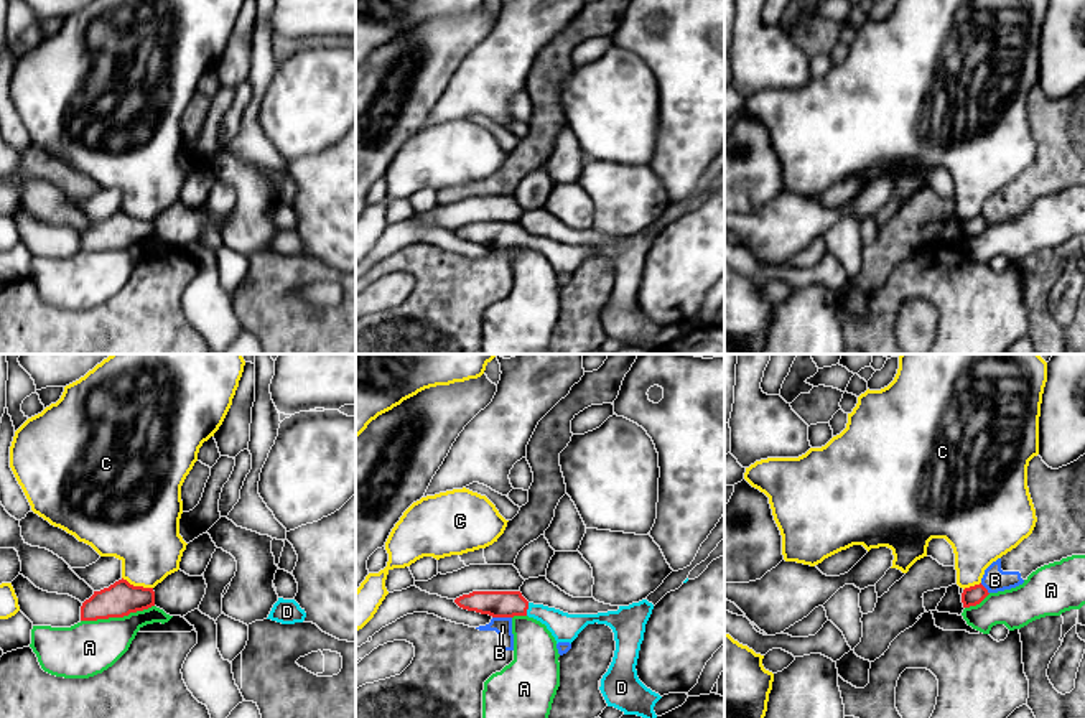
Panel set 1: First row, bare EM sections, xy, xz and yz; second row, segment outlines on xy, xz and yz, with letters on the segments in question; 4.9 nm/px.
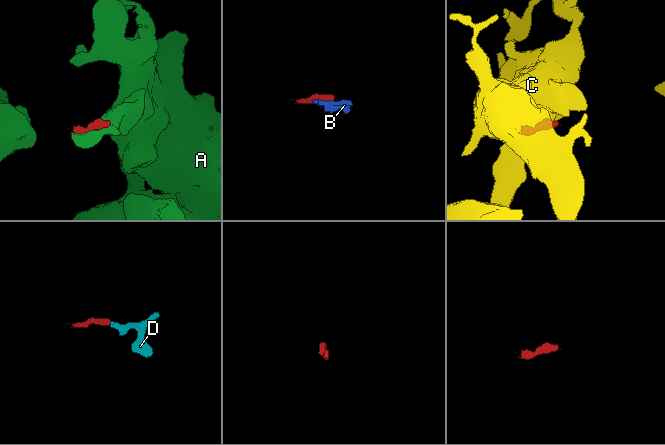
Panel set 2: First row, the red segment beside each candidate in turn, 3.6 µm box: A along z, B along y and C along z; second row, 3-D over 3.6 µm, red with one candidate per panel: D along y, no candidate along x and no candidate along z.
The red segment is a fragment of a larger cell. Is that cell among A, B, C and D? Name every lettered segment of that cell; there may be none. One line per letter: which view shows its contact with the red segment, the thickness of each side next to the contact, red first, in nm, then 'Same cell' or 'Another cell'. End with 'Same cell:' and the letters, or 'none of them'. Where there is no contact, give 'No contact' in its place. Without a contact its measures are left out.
A: Touches red in xy. Thickness 170 nm (red) against 260 nm. Another cell
B: Touches red in xz. Thickness 130 nm (red) against 90 nm. Another cell
C: Touches red in xy. Thickness 170 nm (red) against 320 nm. Another cell
D: Touches red in xz. Thickness 130 nm (red) against 140 nm. Same cell
Same cell: D

